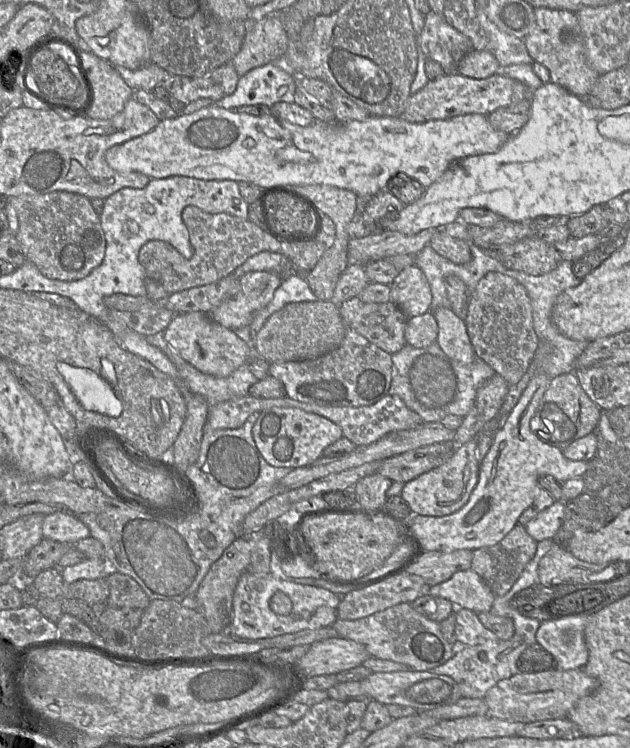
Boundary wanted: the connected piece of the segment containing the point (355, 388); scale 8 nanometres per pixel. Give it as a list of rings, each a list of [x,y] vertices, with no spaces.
[[[346,326],[345,338],[336,349],[312,360],[270,363],[269,374],[283,383],[286,396],[293,400],[323,406],[360,407],[373,405],[388,395],[392,365],[391,354]]]

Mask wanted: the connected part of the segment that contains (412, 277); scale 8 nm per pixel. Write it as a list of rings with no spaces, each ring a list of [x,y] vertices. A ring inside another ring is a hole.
[[[413,264],[402,270],[390,284],[391,300],[408,317],[417,317],[431,310],[432,293],[422,270]]]

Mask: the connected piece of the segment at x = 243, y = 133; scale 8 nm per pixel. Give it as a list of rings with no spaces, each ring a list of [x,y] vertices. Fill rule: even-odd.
[[[212,104],[211,106],[200,109],[192,114],[184,115],[182,117],[174,119],[161,120],[159,121],[158,125],[150,132],[128,140],[124,143],[110,147],[105,152],[105,160],[107,164],[116,171],[139,172],[151,179],[184,176],[202,180],[233,180],[237,183],[253,183],[263,191],[270,187],[327,185],[350,190],[356,193],[357,197],[360,200],[366,202],[378,194],[380,191],[385,190],[390,180],[398,174],[406,174],[410,178],[420,182],[424,188],[427,188],[436,182],[454,163],[459,162],[460,160],[469,156],[494,153],[498,151],[511,136],[505,132],[493,128],[488,120],[488,116],[484,114],[468,114],[440,120],[430,120],[424,123],[408,122],[406,120],[403,120],[401,117],[371,116],[368,119],[362,121],[351,120],[347,122],[338,122],[334,120],[330,122],[323,122],[316,120],[312,124],[302,127],[291,124],[283,119],[274,117],[271,114],[256,117],[247,114],[241,114],[234,110],[236,109],[227,110],[218,107],[215,104]]]

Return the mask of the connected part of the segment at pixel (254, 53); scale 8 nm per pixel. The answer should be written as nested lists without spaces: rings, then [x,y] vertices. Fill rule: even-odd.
[[[270,14],[259,20],[246,21],[246,35],[238,54],[231,63],[239,77],[252,69],[273,63],[289,75],[295,76],[295,71],[286,58],[288,49],[288,36],[277,14]]]

